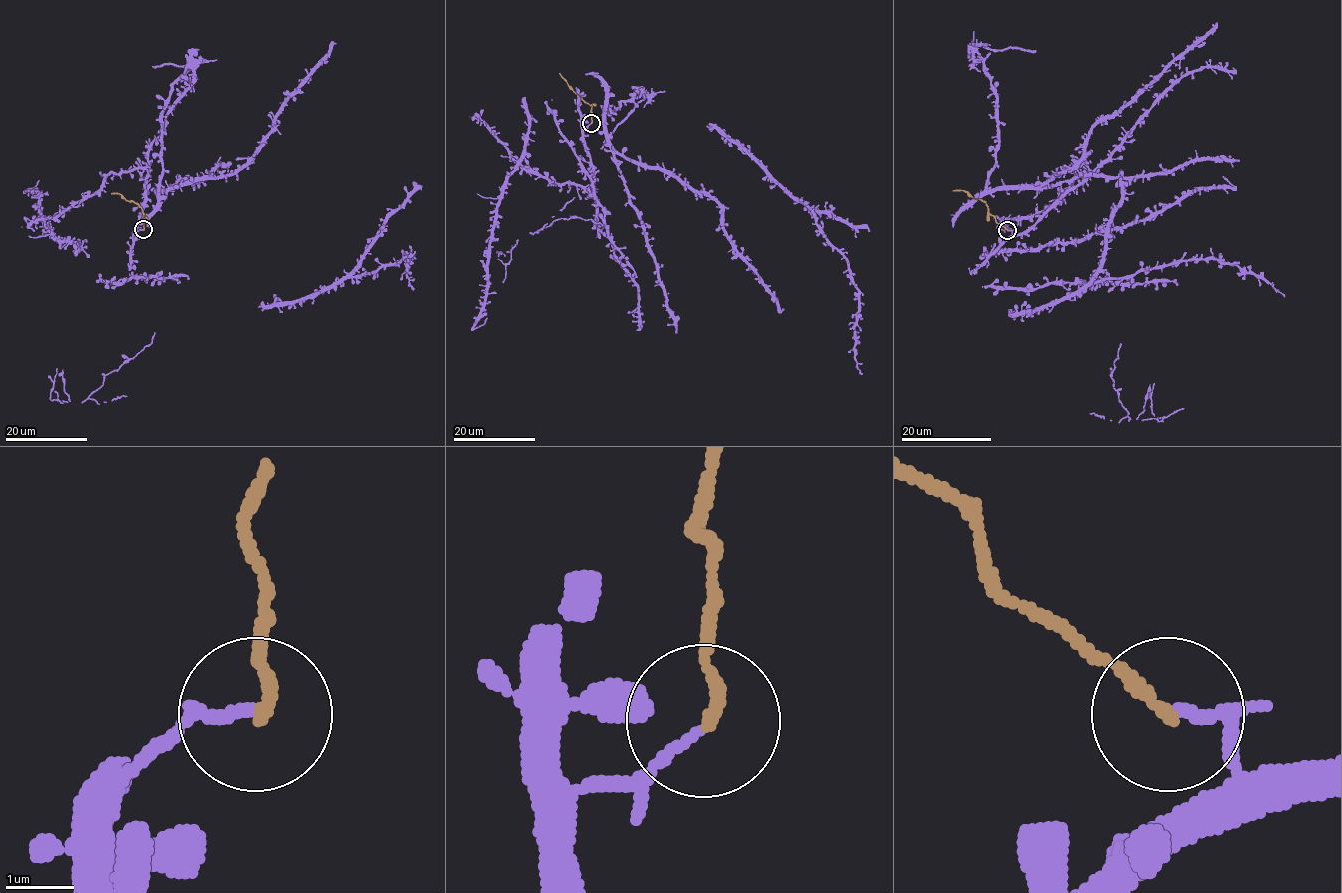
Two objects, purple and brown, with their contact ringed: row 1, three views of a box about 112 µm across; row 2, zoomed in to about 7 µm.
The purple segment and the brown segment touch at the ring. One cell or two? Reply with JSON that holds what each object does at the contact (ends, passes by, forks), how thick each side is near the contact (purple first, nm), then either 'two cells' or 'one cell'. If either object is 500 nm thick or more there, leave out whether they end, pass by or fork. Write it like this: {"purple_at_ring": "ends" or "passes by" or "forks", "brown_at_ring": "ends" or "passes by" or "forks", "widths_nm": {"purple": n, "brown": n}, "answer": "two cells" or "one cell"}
{"purple_at_ring": "ends", "brown_at_ring": "ends", "widths_nm": {"purple": 150, "brown": 200}, "answer": "two cells"}

